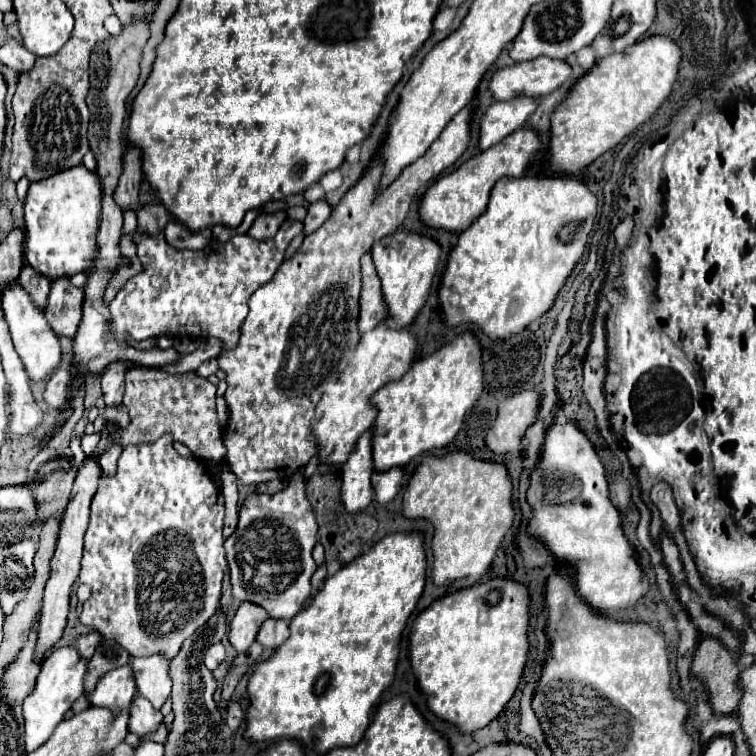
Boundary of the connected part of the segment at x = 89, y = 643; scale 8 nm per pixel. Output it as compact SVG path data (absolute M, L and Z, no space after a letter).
M90 631L90 633L82 635L82 637L78 637L76 649L82 653L82 657L90 659L94 655L94 649L102 643L102 639L104 639L104 635L100 631Z

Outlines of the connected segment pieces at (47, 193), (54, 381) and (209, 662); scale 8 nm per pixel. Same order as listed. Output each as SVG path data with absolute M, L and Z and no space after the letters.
M76 165L74 169L66 169L62 173L50 175L42 181L36 181L28 189L28 197L24 203L24 219L26 219L26 261L36 269L36 273L48 279L72 277L76 273L88 273L98 257L96 233L100 223L100 201L102 201L102 185L100 177L94 171L88 171L84 165Z
M58 369L54 373L54 377L50 377L50 381L46 383L44 389L44 399L50 407L60 409L62 405L68 403L68 395L70 395L70 371L68 369Z
M214 643L208 651L206 651L206 657L204 657L204 663L210 671L214 671L220 663L224 661L224 645L222 643Z

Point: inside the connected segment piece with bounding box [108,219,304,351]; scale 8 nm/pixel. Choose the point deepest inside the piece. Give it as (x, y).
(204, 294)

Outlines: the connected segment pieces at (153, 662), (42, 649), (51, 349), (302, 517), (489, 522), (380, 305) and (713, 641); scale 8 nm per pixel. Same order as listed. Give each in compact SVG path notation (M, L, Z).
M156 653L150 657L132 659L132 665L134 665L138 693L146 697L156 709L160 709L172 689L172 681L168 675L170 667L168 659L164 659L162 653Z
M86 457L84 463L78 469L76 481L74 481L74 489L72 489L72 497L66 505L64 517L62 517L62 527L60 527L60 537L58 537L58 545L56 545L56 553L50 561L52 565L52 573L50 579L46 583L44 589L44 603L40 609L40 627L38 627L38 641L36 641L36 659L42 663L46 659L46 655L52 651L52 647L58 643L58 639L62 637L62 631L66 627L66 617L68 617L68 595L70 589L74 585L74 581L78 579L80 573L80 557L82 557L82 537L88 525L88 511L90 511L90 501L98 489L98 481L100 481L102 469L100 463L94 457Z
M14 283L10 289L6 289L6 293L2 297L2 309L4 309L4 317L6 317L8 327L10 327L14 349L16 349L18 357L22 359L28 377L34 383L46 383L46 379L60 365L60 341L58 341L58 335L52 331L52 327L48 325L44 315L36 309L36 305L30 301L28 293L18 283Z
M296 473L290 479L290 485L280 493L250 493L240 507L238 527L232 537L226 539L226 559L230 565L230 583L232 593L240 601L252 601L268 611L272 619L290 621L304 605L304 601L312 595L310 577L316 571L316 563L312 559L312 549L316 545L318 523L314 519L312 505L304 493L304 479Z
M454 451L444 457L428 455L404 491L404 515L410 519L424 517L434 523L434 583L450 583L454 589L470 587L490 569L496 549L514 523L508 465L504 461L482 461L464 451Z
M372 255L362 257L362 301L360 301L360 329L362 333L374 329L386 317L386 301L382 297L382 285L374 267Z
M704 637L704 639L700 639L700 643L696 647L694 661L692 661L692 675L702 679L708 685L710 703L718 715L734 713L738 709L738 703L742 697L742 689L738 687L738 679L740 679L740 661L738 659L740 657L734 655L730 649L726 649L718 637Z

